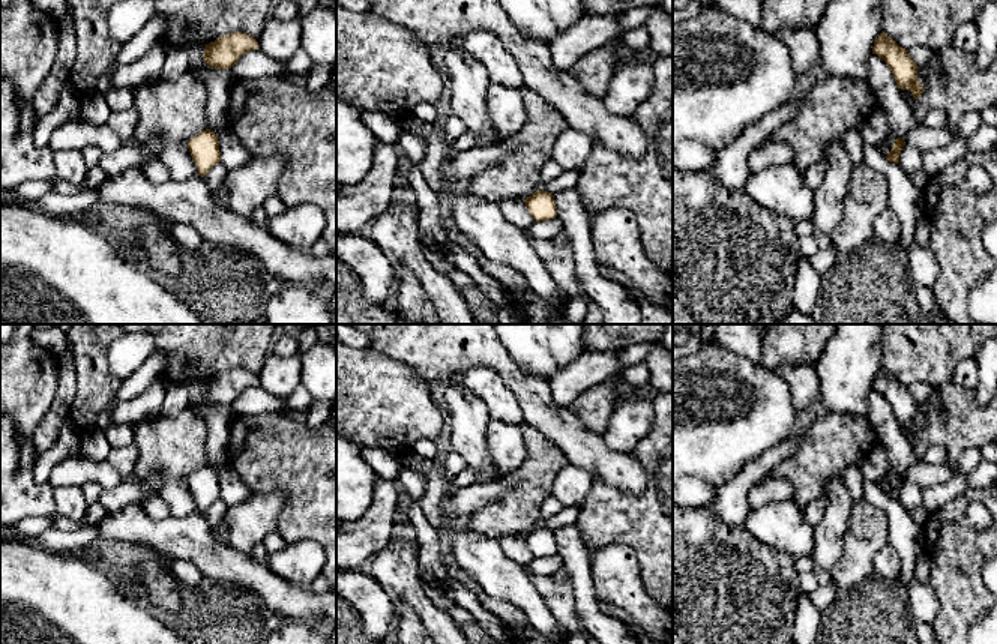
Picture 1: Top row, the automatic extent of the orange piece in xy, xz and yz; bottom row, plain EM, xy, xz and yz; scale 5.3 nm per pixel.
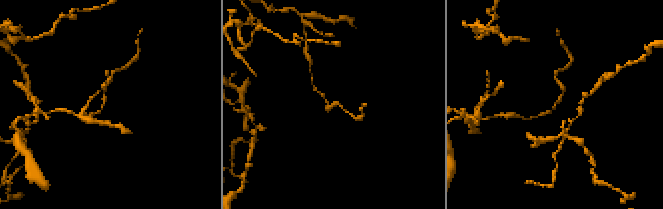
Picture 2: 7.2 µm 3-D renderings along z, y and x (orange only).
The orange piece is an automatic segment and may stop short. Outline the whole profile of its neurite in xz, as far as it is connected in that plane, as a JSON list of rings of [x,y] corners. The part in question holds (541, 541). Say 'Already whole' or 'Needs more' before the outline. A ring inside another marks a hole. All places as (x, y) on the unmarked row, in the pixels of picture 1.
Already whole. [[[536,527],[526,536],[526,543],[536,558],[550,557],[557,552],[554,531],[547,527]]]

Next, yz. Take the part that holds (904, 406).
Already whole. [[[880,369],[874,378],[872,390],[877,390],[886,398],[901,426],[910,425],[916,435],[922,431],[923,423],[917,416],[919,402],[911,396],[908,386],[899,383],[887,371]]]

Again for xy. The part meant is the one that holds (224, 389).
Already whole. [[[234,368],[204,383],[203,395],[215,405],[231,405],[248,387],[260,386],[258,378],[246,369]]]

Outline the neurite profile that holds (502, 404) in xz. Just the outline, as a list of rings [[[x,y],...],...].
[[[474,366],[456,374],[452,383],[476,395],[488,407],[491,419],[518,426],[526,423],[514,392],[494,371]]]

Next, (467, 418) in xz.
[[[455,383],[449,386],[444,393],[444,420],[452,450],[465,459],[467,468],[479,474],[479,482],[497,479],[486,440],[489,419],[488,407],[476,395]]]

